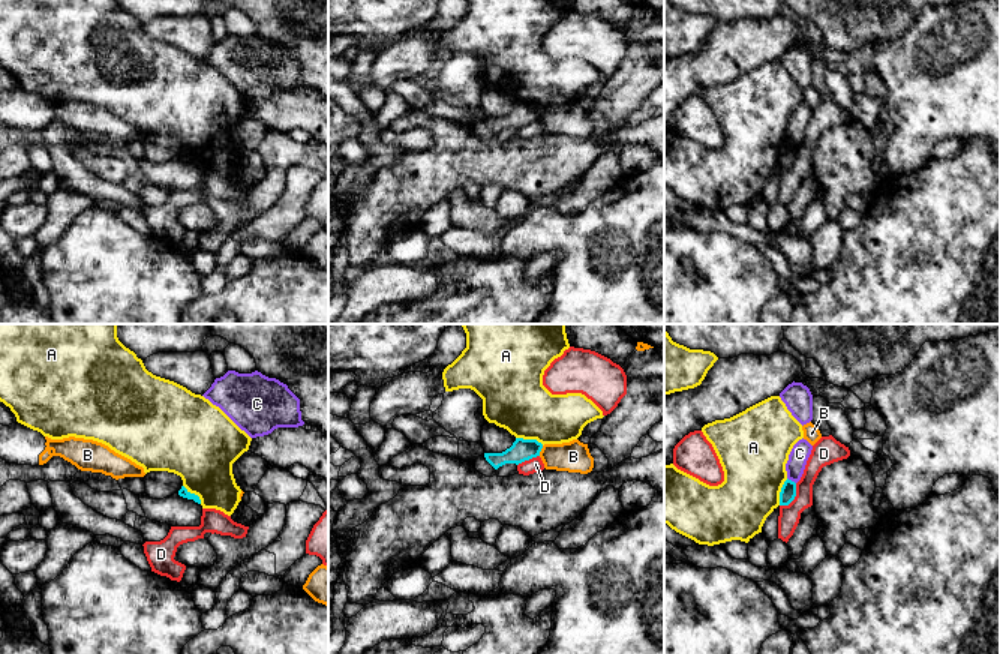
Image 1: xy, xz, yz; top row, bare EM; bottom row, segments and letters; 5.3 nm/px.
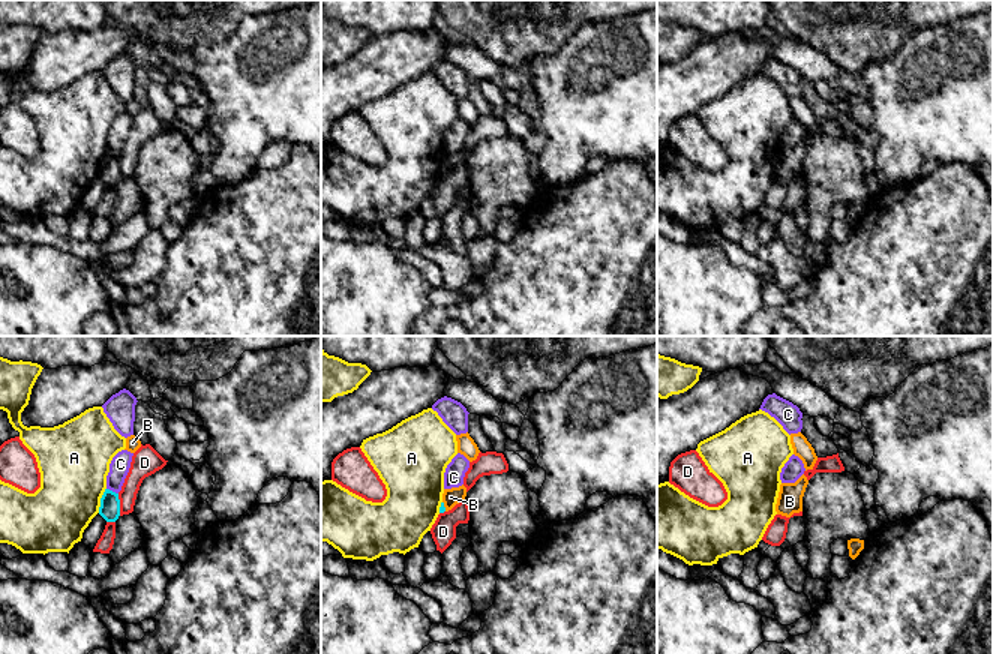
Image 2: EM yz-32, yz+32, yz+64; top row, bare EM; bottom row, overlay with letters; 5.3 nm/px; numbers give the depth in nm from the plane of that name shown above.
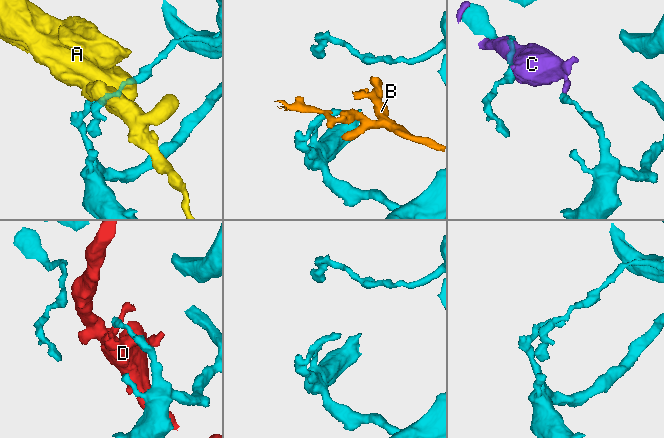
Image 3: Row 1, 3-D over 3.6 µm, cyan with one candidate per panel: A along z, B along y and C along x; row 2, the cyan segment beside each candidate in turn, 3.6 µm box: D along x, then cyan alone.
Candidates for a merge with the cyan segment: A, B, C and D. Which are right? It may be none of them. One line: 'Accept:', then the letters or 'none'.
Accept: none

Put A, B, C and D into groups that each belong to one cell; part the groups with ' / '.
A / B / C / D

